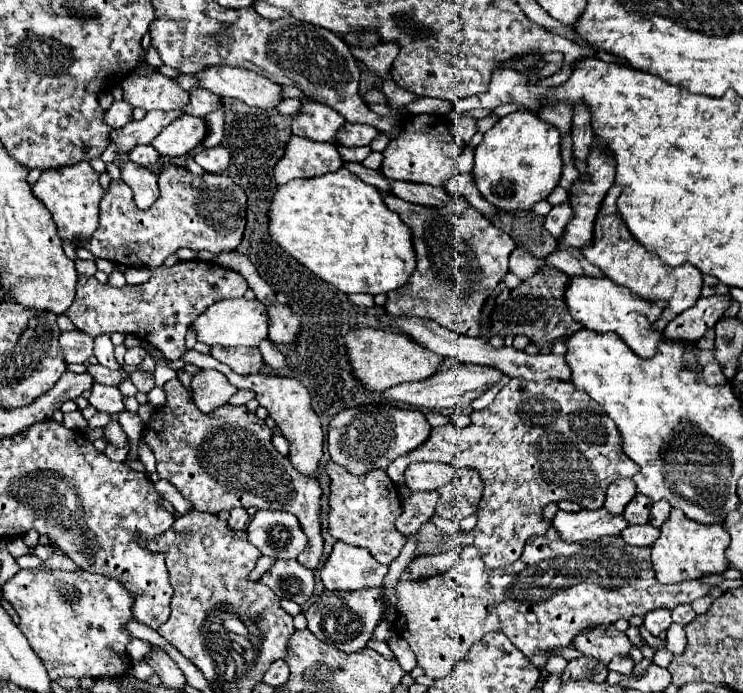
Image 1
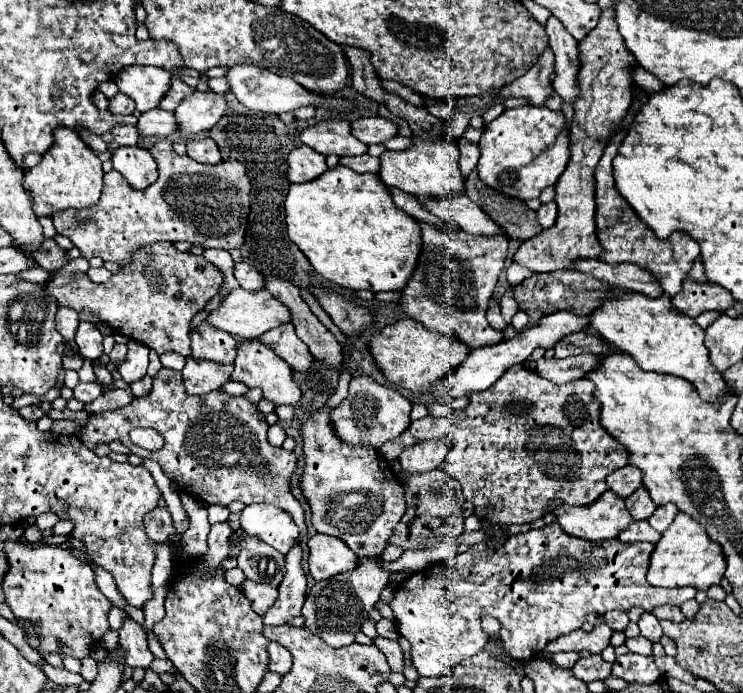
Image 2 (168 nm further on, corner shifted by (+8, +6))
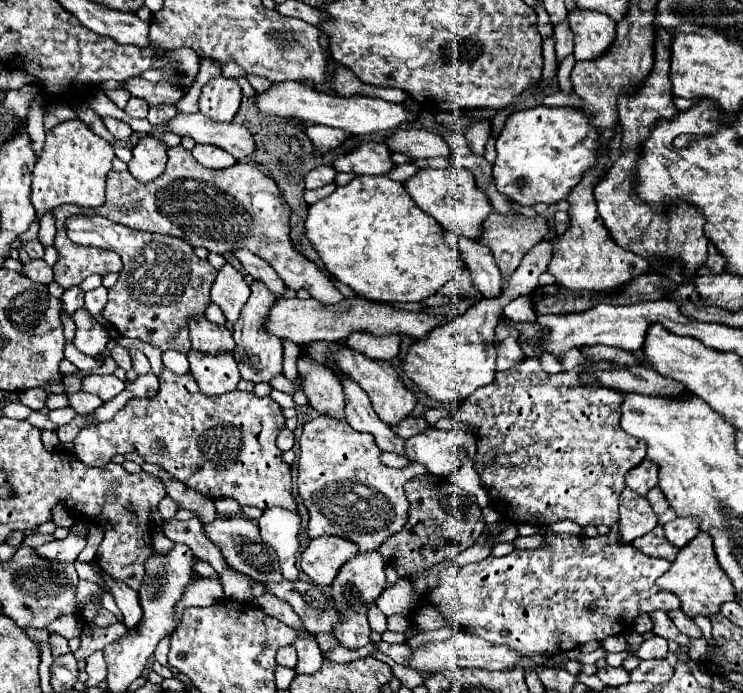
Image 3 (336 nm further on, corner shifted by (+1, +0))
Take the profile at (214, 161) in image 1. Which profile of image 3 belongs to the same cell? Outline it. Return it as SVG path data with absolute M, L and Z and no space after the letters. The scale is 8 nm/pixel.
M195 145L191 153L203 167L209 167L209 169L225 169L237 163L233 155L229 155L225 149L215 145Z

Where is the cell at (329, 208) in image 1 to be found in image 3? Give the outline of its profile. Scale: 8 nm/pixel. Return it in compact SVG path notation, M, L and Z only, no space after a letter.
M355 177L345 187L335 189L329 197L311 205L305 227L307 237L319 253L325 269L341 283L349 285L359 297L371 301L423 301L435 295L435 291L439 291L447 281L455 279L465 269L459 247L447 243L443 227L415 205L403 183L391 181L389 177Z

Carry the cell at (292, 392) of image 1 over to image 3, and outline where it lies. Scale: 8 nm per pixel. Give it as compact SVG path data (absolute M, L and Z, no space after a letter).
M255 279L251 285L251 295L247 299L247 303L243 305L239 319L233 323L233 339L235 339L235 349L233 349L233 357L239 365L239 373L241 379L247 381L271 381L275 375L279 375L283 371L283 345L281 339L275 335L269 335L265 329L265 321L267 315L273 307L273 303L277 301L275 295L267 289L265 283L261 283L259 279Z

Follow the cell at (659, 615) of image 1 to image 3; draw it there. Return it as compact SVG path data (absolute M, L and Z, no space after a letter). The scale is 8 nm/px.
M655 635L653 639L647 639L641 643L641 647L637 649L637 657L639 659L657 659L657 657L665 657L667 655L667 641L659 635Z

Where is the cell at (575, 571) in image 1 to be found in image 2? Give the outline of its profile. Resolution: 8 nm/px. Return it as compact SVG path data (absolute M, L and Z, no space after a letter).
M554 521L542 529L530 529L528 533L518 533L508 537L508 545L500 553L488 553L484 543L472 545L468 551L456 557L430 565L404 579L392 599L394 621L402 637L412 645L412 663L416 671L424 677L436 677L448 673L464 657L478 653L484 645L484 631L480 627L480 617L496 617L502 625L500 635L506 651L514 659L534 659L548 641L568 635L582 627L586 613L604 615L612 609L630 611L632 607L642 607L652 611L660 605L682 605L692 599L698 589L694 587L652 587L646 581L648 557L652 553L652 543L622 543L618 539L608 541L586 541L566 535Z

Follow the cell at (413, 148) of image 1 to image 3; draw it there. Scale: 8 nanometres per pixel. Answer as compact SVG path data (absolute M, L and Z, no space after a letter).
M449 167L449 169L423 169L409 181L405 181L407 193L413 201L431 217L435 217L445 229L459 233L467 239L479 241L483 233L483 221L491 213L491 201L485 197L481 189L477 189L473 175L463 167Z

